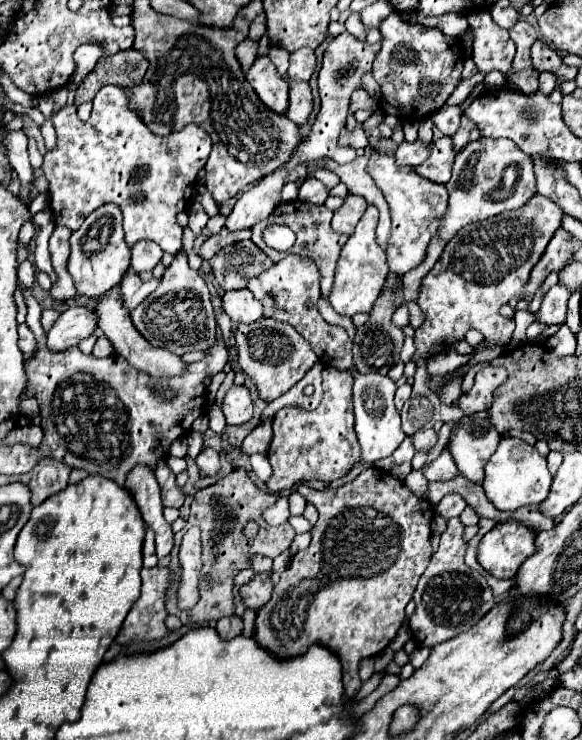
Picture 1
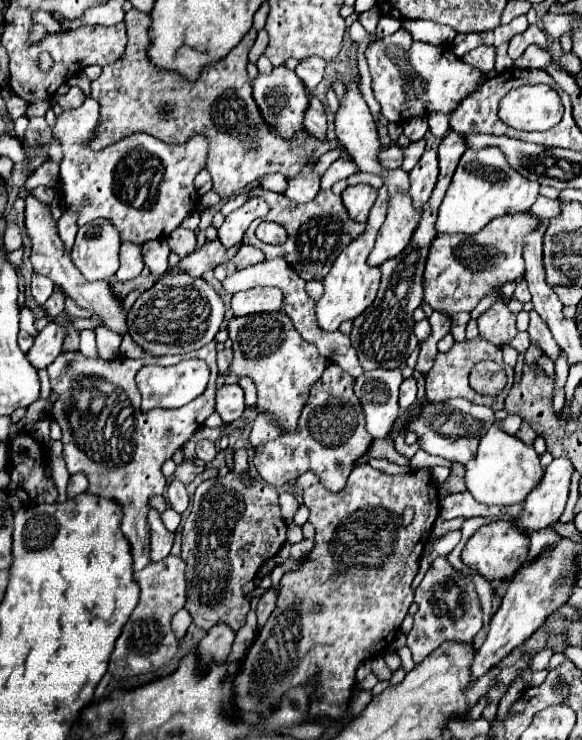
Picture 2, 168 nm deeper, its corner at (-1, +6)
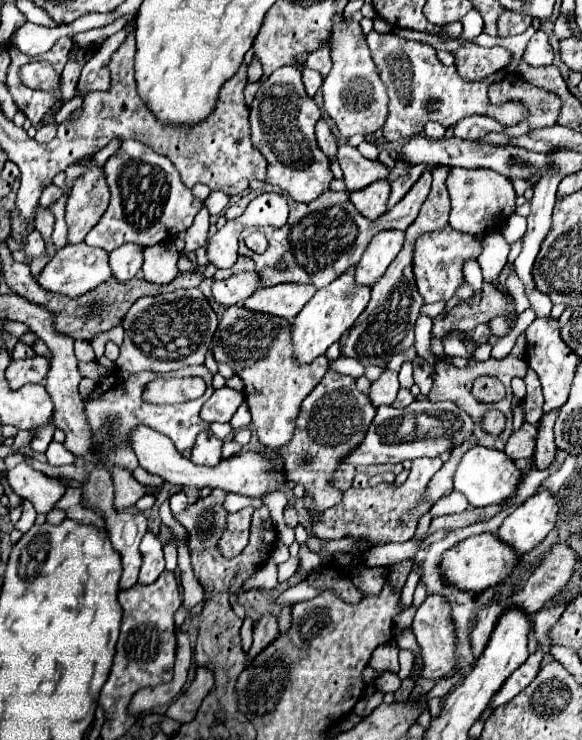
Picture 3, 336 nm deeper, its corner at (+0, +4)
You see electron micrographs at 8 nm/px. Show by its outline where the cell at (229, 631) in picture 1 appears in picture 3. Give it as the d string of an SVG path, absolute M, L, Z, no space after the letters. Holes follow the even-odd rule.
M198 668L196 678L190 684L190 688L172 702L172 706L168 708L166 714L180 724L192 722L196 718L196 712L198 712L202 700L206 698L206 694L210 692L212 686L214 686L214 676L210 676L210 672L206 672L204 668Z

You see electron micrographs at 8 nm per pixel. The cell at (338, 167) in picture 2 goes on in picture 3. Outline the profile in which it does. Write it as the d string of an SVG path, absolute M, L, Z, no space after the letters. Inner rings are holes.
M342 144L338 148L338 164L344 172L346 192L356 192L370 186L376 180L388 178L390 170L378 160L366 160L354 146Z

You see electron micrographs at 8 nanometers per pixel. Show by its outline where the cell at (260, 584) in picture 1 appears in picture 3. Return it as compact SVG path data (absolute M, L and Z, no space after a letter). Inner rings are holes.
M264 616L254 628L254 642L248 652L248 660L252 662L266 646L270 646L278 638L278 622L274 616Z

